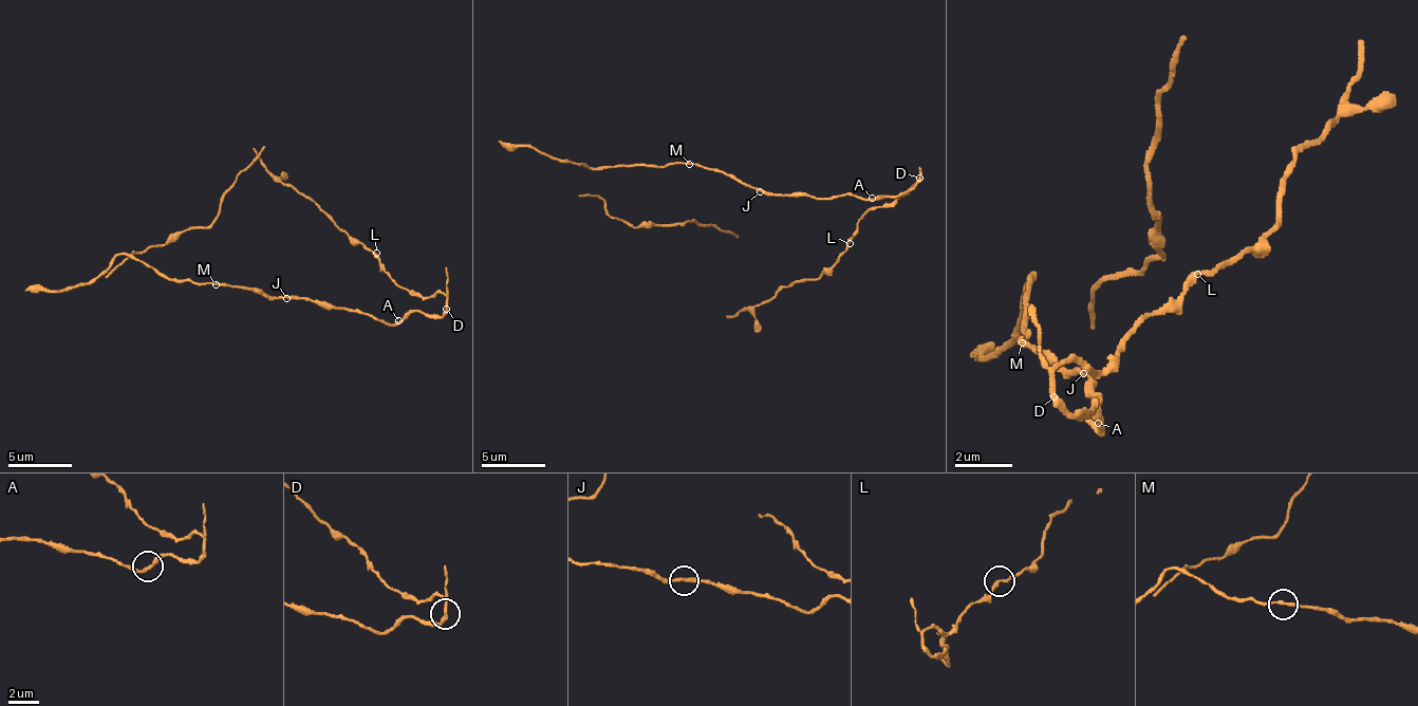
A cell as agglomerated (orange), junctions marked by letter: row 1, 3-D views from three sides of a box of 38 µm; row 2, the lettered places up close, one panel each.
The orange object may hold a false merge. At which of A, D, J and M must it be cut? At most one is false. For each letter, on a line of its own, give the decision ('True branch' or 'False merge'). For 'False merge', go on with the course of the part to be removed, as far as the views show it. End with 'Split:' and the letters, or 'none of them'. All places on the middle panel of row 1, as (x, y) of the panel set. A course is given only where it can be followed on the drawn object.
A: True branch
D: False merge. Course of the part to remove: (920, 179), (895, 198), (872, 207), (846, 249), (818, 278), (793, 281), (753, 307), (725, 316)
J: True branch
M: True branch
Split: D

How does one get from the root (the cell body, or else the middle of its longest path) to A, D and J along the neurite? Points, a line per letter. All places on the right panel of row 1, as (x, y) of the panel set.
A: (1090, 394), (1098, 402), (1090, 409), (1090, 423), (1098, 430), (1098, 423)
D: (1090, 394), (1098, 430), (1090, 402), (1077, 415), (1055, 394)
J: (1090, 394), (1090, 373), (1083, 373)

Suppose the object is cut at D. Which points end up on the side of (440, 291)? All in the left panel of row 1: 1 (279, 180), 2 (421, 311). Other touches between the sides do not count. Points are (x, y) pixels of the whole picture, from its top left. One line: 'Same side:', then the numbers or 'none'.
Same side: 1

